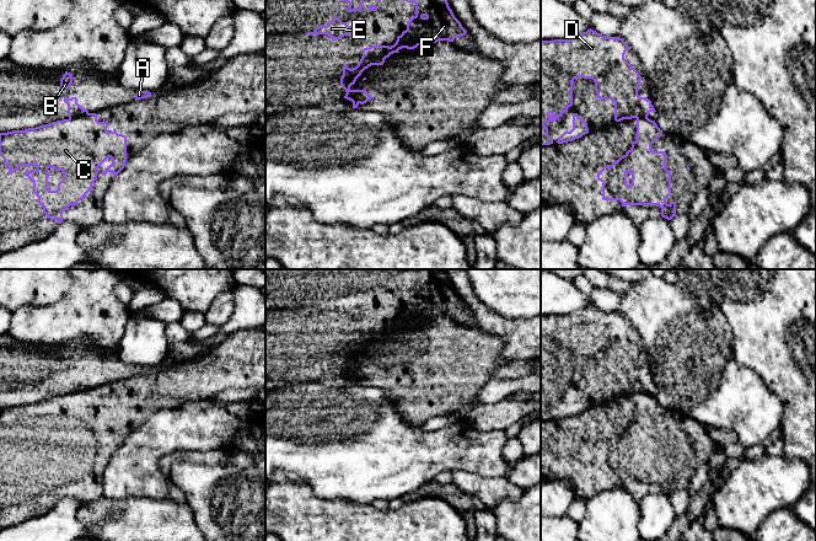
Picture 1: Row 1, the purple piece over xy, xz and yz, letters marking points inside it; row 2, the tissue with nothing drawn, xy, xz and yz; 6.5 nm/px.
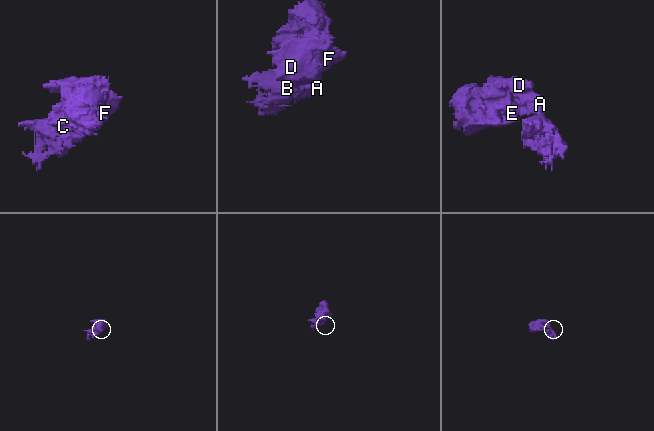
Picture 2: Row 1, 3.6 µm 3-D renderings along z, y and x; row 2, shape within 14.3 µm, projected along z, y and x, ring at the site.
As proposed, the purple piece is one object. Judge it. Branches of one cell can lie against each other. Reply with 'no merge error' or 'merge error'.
merge error

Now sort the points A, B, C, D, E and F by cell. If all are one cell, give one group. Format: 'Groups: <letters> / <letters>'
Groups: A B D E F / C

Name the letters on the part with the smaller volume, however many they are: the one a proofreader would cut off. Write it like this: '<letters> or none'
C

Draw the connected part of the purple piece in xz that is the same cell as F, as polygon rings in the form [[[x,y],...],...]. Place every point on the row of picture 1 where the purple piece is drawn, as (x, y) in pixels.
[[[403,0],[415,4],[415,15],[407,22],[407,30],[397,37],[393,45],[371,45],[363,49],[363,57],[353,69],[343,66],[340,86],[348,91],[361,73],[371,65],[383,65],[385,59],[402,48],[414,49],[418,45],[440,41],[453,42],[467,33],[455,17],[447,0]]]

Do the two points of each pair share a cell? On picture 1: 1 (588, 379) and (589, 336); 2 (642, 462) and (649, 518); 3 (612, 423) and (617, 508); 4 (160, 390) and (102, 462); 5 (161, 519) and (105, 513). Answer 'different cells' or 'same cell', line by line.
1: same cell
2: different cells
3: different cells
4: same cell
5: same cell

